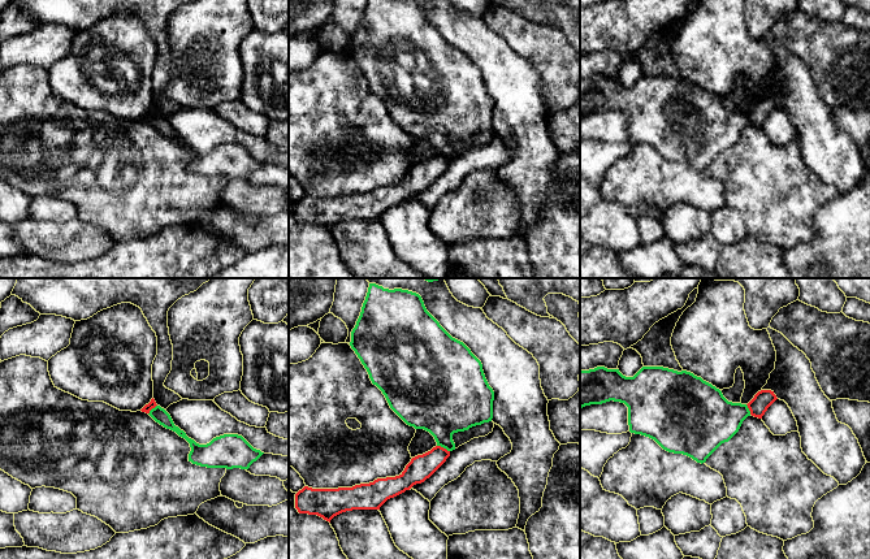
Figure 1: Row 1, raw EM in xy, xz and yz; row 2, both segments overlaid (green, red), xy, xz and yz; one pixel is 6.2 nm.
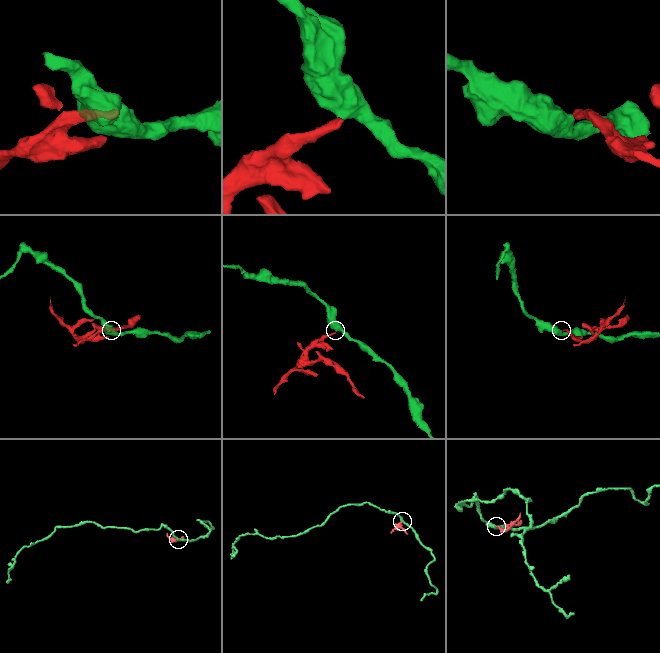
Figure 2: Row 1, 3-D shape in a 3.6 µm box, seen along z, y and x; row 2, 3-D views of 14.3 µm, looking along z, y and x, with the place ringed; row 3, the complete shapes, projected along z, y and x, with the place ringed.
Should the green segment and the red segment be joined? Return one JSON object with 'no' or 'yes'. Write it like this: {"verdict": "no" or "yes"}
{"verdict": "no"}

